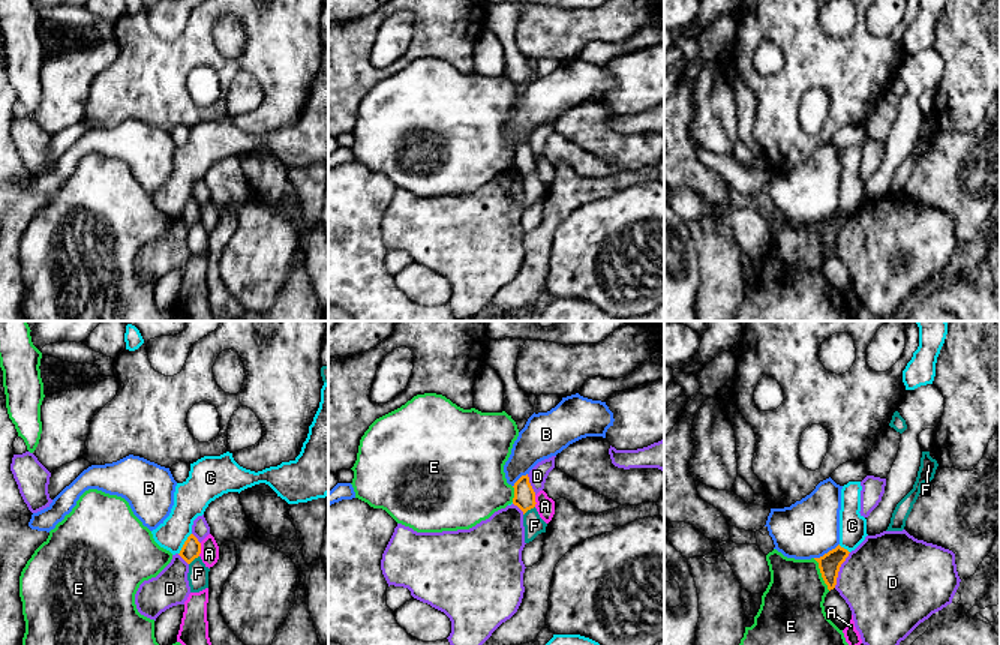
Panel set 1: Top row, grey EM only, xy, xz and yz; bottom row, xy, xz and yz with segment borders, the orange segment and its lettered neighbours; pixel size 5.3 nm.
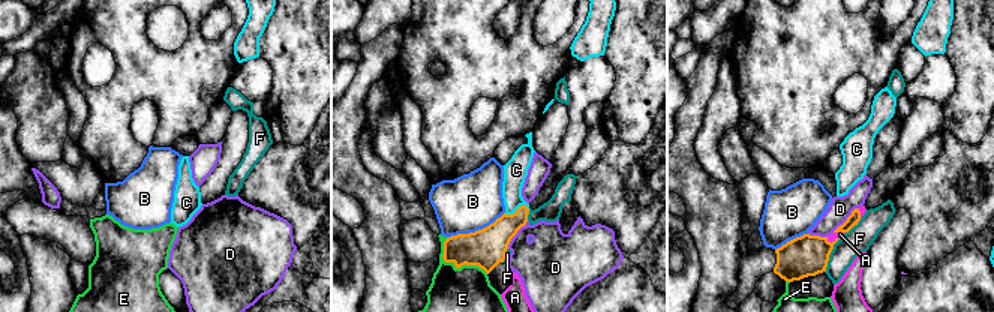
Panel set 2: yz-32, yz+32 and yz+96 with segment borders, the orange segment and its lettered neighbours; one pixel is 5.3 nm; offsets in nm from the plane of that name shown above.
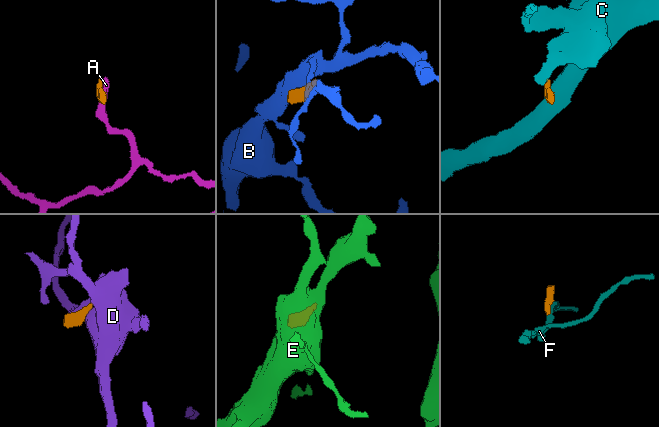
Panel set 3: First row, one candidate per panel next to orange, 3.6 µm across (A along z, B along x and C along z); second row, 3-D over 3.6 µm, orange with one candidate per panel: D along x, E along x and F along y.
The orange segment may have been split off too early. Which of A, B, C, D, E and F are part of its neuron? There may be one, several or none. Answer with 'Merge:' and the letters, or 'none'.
Merge: none

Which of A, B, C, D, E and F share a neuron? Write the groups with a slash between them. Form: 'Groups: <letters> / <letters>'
Groups: A / B / C / D / E / F

